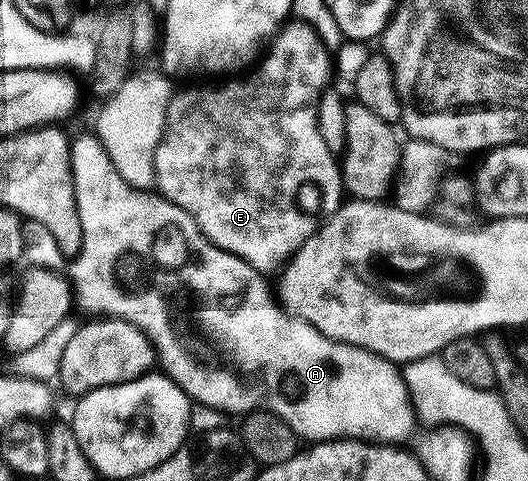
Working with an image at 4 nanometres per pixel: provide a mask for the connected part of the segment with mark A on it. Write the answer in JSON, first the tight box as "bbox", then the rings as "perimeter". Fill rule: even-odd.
{"bbox":[67,135,418,443],"perimeter":[[[96,135],[89,137],[73,137],[70,149],[70,167],[73,169],[73,186],[75,187],[75,199],[79,219],[83,227],[83,243],[81,254],[72,258],[73,265],[67,272],[71,282],[72,292],[75,294],[75,305],[86,309],[89,315],[100,315],[105,319],[116,319],[131,323],[143,336],[149,340],[150,346],[155,350],[156,360],[163,370],[164,376],[170,377],[185,394],[198,405],[206,405],[208,409],[216,409],[222,414],[241,413],[248,415],[254,411],[273,413],[294,430],[298,437],[309,443],[322,441],[335,441],[338,439],[356,439],[370,443],[405,443],[405,440],[413,433],[418,418],[415,416],[415,408],[409,399],[409,388],[405,385],[402,370],[386,357],[380,357],[378,353],[372,353],[366,349],[360,349],[354,345],[348,345],[342,341],[332,341],[327,335],[323,335],[311,323],[293,316],[279,304],[278,298],[269,294],[269,285],[264,276],[252,269],[243,259],[223,251],[219,246],[213,245],[202,235],[201,229],[178,205],[173,205],[167,198],[153,191],[133,189],[115,171],[107,151],[101,146],[101,140]],[[121,277],[141,277],[141,293],[137,289],[129,290],[121,286]]]}

